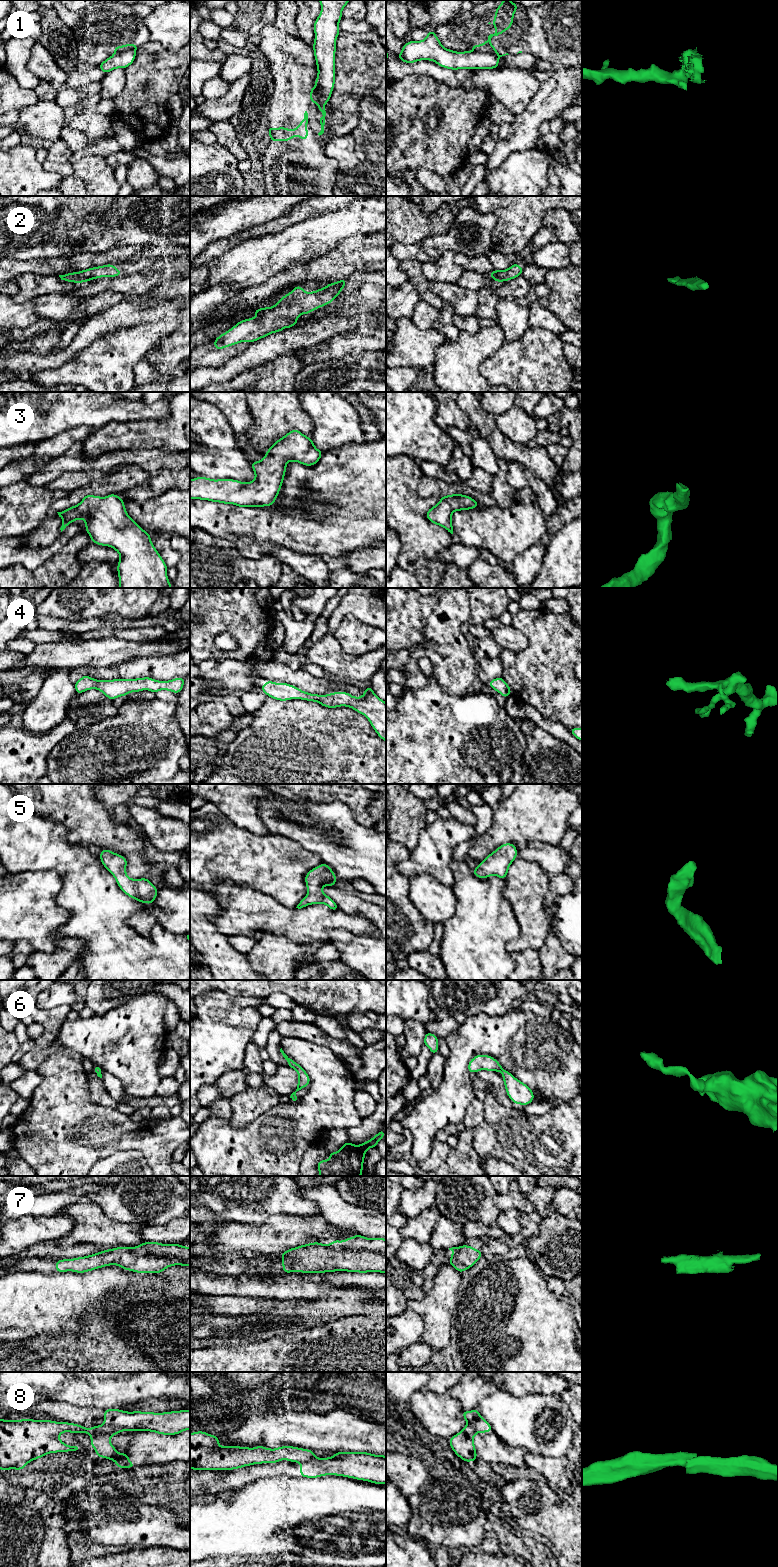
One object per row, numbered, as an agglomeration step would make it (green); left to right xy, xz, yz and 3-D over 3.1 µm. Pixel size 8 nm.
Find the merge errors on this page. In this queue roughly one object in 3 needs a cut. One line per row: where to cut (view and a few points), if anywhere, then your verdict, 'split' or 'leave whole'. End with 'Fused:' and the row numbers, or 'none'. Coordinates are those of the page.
1: cut in yz along (474, 50), (494, 53), (499, 56); split
2: no cut; leave whole
3: no cut; leave whole
4: no cut; leave whole
5: no cut; leave whole
6: no cut; leave whole
7: cut in xz along (327, 1246), (333, 1249), (362, 1249), (385, 1253); split
8: cut in xy along (104, 1424), (110, 1425), (119, 1432); split
Fused: 1, 7, 8

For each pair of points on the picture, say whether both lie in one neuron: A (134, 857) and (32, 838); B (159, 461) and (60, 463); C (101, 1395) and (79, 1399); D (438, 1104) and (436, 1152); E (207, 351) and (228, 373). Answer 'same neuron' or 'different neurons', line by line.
A: different neurons
B: same neuron
C: same neuron
D: different neurons
E: different neurons

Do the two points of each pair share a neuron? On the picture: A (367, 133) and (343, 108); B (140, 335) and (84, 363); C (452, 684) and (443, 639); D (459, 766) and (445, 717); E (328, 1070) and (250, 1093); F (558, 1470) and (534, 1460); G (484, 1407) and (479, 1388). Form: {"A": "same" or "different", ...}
{"A": "different", "B": "same", "C": "same", "D": "same", "E": "different", "F": "same", "G": "different"}

